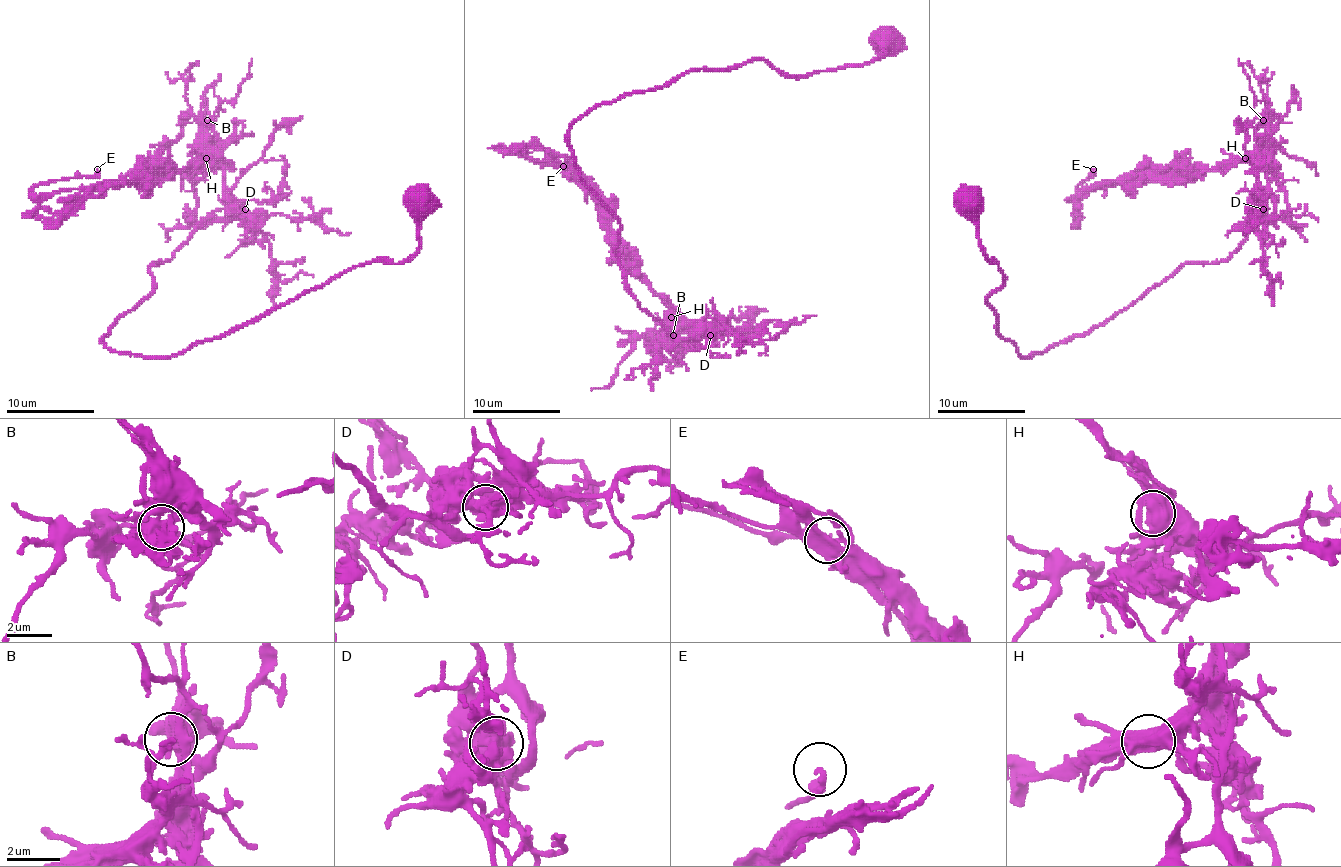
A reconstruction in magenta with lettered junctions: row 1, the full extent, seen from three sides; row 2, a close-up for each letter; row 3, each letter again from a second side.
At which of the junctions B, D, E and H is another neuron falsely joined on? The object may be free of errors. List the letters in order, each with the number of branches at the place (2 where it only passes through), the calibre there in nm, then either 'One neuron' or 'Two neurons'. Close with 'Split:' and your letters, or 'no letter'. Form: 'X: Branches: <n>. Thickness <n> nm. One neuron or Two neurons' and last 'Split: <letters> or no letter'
B: Branches: 3. Thickness 320 nm. One neuron
D: Branches: 3. Thickness 480 nm. One neuron
E: Branches: 1. Thickness 280 nm. One neuron
H: Branches: 3. Thickness 650 nm. Two neurons
Split: H

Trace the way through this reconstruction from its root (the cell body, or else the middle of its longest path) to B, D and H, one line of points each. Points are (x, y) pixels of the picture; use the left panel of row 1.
B: (419, 204), (397, 264), (170, 356), (112, 352), (150, 266), (229, 215), (207, 120)
D: (419, 204), (397, 264), (170, 356), (112, 352), (150, 266), (245, 209)
H: (419, 204), (397, 264), (170, 356), (112, 352), (150, 266), (229, 215), (205, 158)

